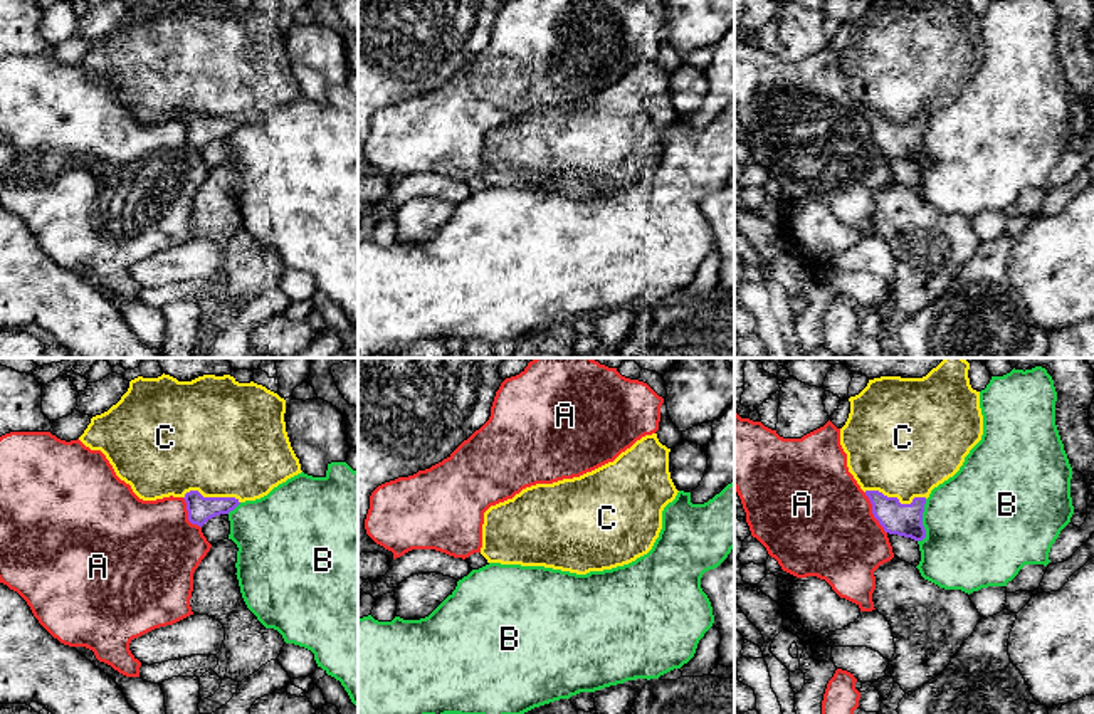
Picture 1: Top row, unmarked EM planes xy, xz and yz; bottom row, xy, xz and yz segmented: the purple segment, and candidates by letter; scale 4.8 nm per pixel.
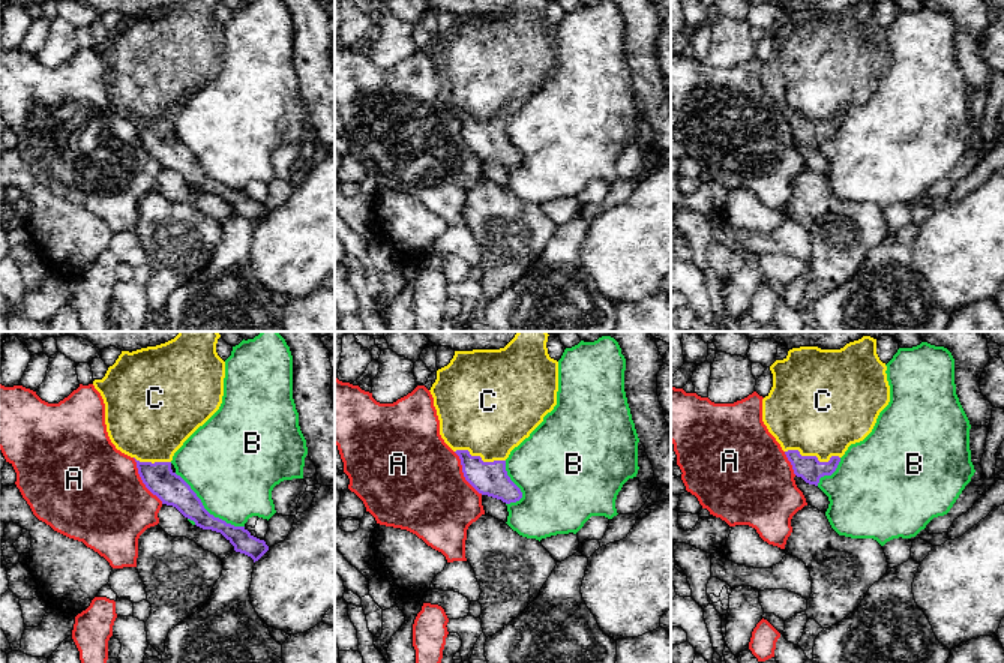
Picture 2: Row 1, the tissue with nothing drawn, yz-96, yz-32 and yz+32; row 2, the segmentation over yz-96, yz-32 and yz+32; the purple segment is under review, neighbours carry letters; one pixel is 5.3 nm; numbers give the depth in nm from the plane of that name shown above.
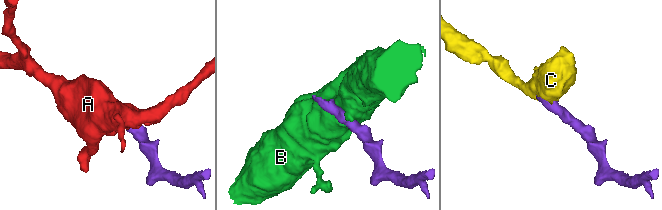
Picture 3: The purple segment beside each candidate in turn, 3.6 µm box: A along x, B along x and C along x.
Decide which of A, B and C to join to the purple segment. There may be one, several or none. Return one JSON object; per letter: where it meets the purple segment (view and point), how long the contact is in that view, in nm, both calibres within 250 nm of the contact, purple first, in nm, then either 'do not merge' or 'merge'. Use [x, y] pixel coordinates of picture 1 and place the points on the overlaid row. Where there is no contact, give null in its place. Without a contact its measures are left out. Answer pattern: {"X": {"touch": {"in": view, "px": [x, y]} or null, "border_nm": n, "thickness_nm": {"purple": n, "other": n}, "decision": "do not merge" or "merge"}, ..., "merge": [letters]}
{"A": {"touch": {"in": "yz", "px": [873, 513]}, "border_nm": 220, "thickness_nm": {"purple": 160, "other": 500}, "decision": "do not merge"}, "B": {"touch": {"in": "yz", "px": [921, 521]}, "border_nm": 220, "thickness_nm": {"purple": 160, "other": 480}, "decision": "do not merge"}, "C": {"touch": {"in": "yz", "px": [896, 498]}, "border_nm": 300, "thickness_nm": {"purple": 160, "other": 480}, "decision": "merge"}, "merge": ["C"]}

